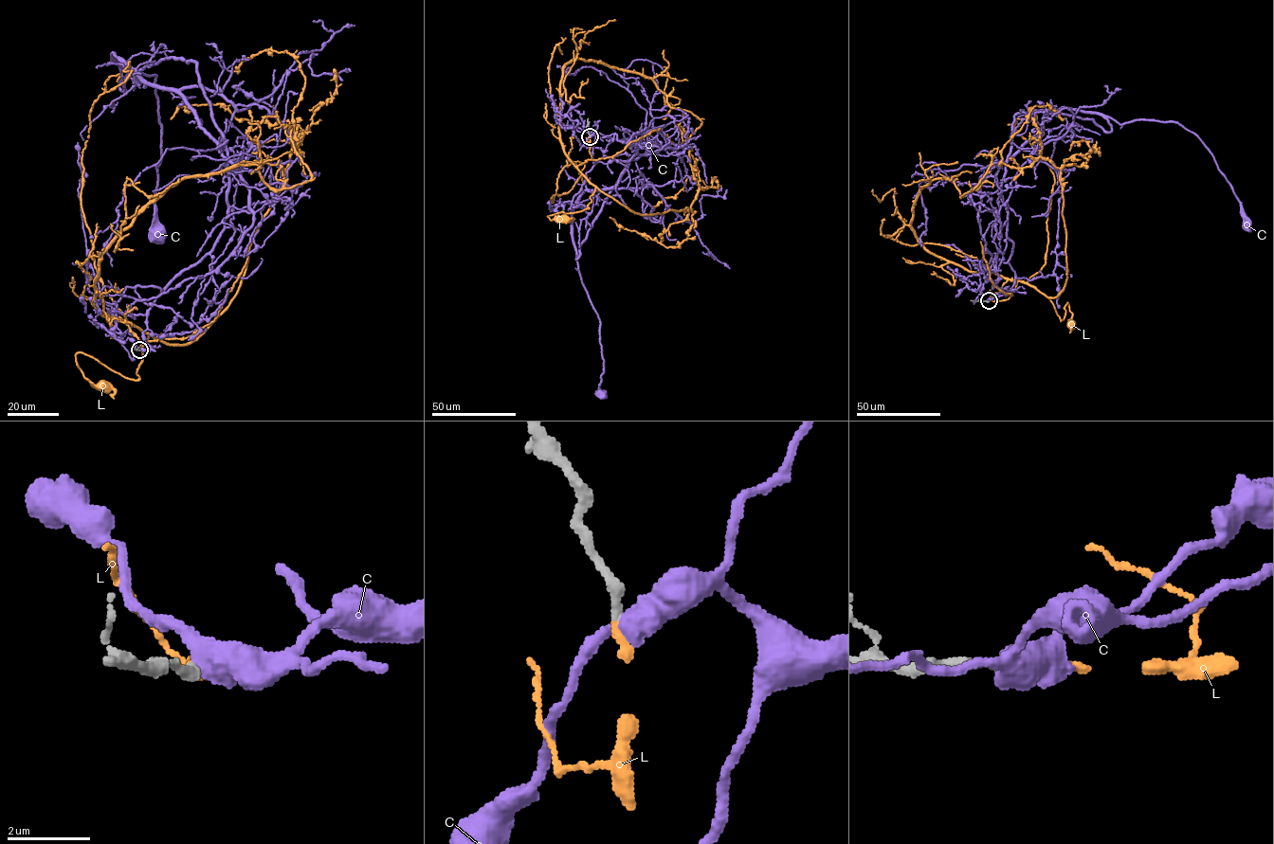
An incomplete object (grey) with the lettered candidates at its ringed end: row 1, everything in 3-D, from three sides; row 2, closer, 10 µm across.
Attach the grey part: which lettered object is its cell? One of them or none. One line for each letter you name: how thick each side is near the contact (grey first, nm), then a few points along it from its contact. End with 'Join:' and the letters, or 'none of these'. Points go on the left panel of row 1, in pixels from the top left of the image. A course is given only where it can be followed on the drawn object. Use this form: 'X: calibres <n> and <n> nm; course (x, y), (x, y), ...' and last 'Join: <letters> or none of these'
L: calibres 280 and 240 nm; course (140, 350), (120, 319), (148, 335), (139, 378), (78, 352), (82, 375), (102, 386)
Join: L

